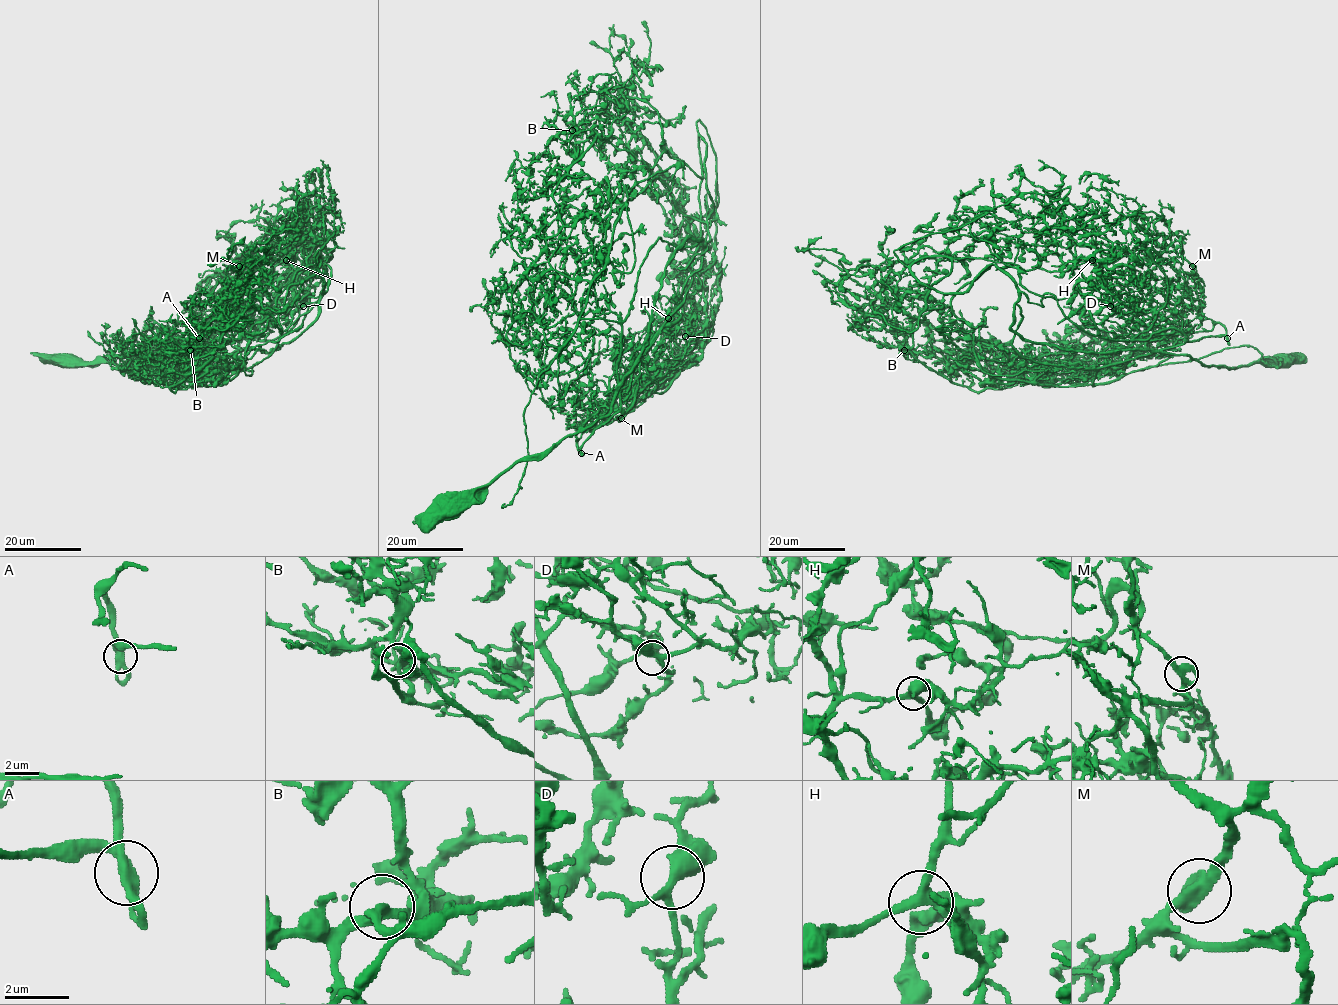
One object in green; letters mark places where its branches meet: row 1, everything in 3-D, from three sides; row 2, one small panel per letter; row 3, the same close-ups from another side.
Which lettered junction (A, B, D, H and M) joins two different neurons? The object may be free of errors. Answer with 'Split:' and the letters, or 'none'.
Split: none

